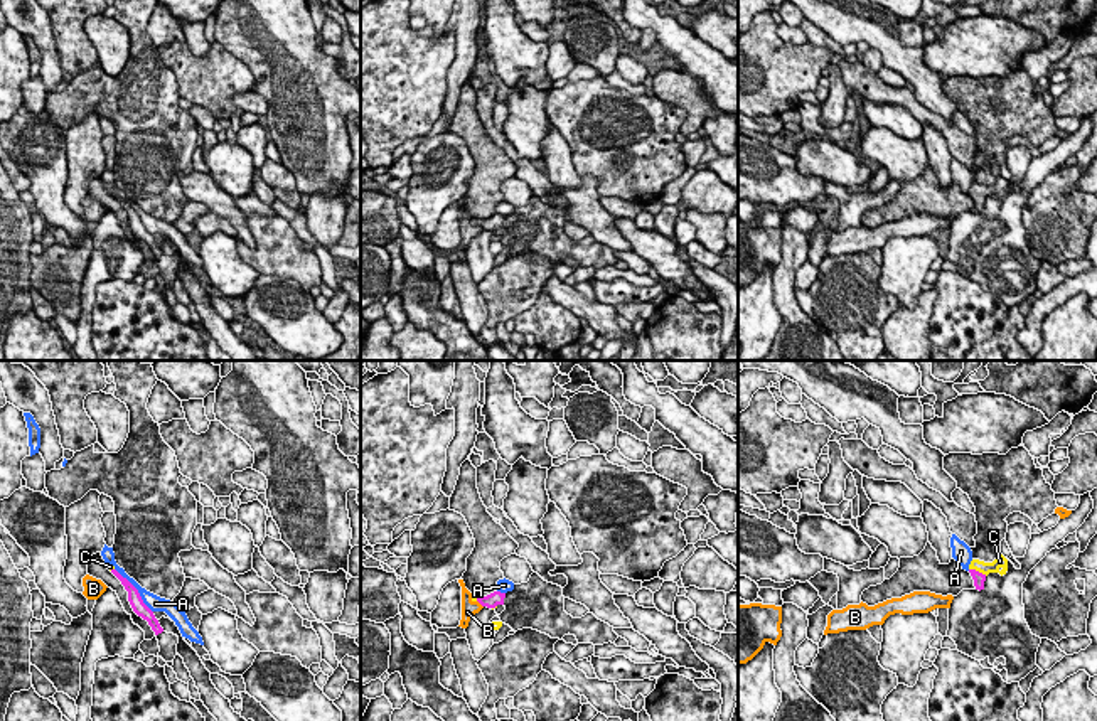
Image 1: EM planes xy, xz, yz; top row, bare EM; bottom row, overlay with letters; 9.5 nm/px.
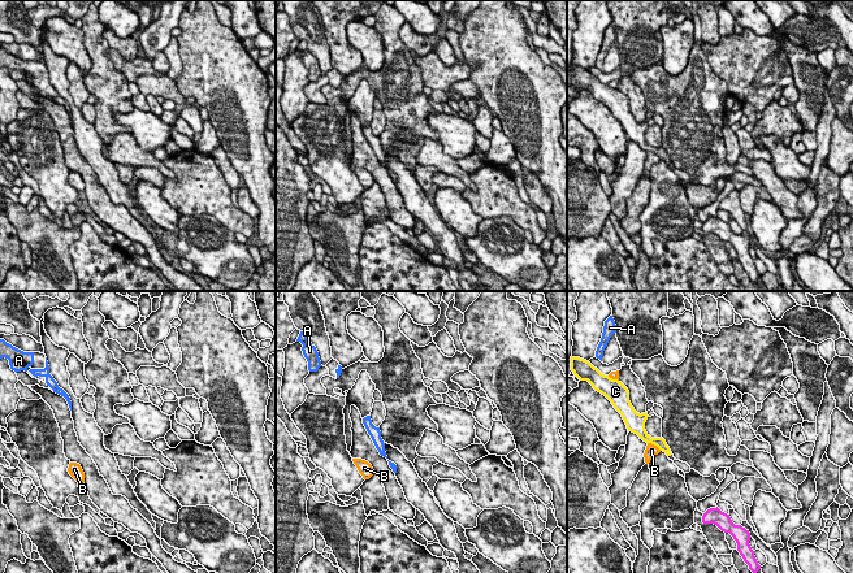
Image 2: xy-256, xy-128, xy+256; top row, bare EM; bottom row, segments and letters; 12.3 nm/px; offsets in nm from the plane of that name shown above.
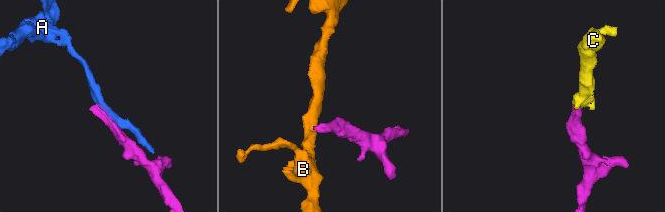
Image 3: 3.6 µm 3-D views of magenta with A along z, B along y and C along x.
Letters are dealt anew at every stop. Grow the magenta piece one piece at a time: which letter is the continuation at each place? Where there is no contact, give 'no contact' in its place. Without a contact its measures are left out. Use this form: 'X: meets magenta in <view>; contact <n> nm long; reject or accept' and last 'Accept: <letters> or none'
A: meets magenta in xy; contact 550 nm long; reject
B: meets magenta in xz; contact 100 nm long; reject
C: meets magenta in yz; contact 190 nm long; accept
Accept: C

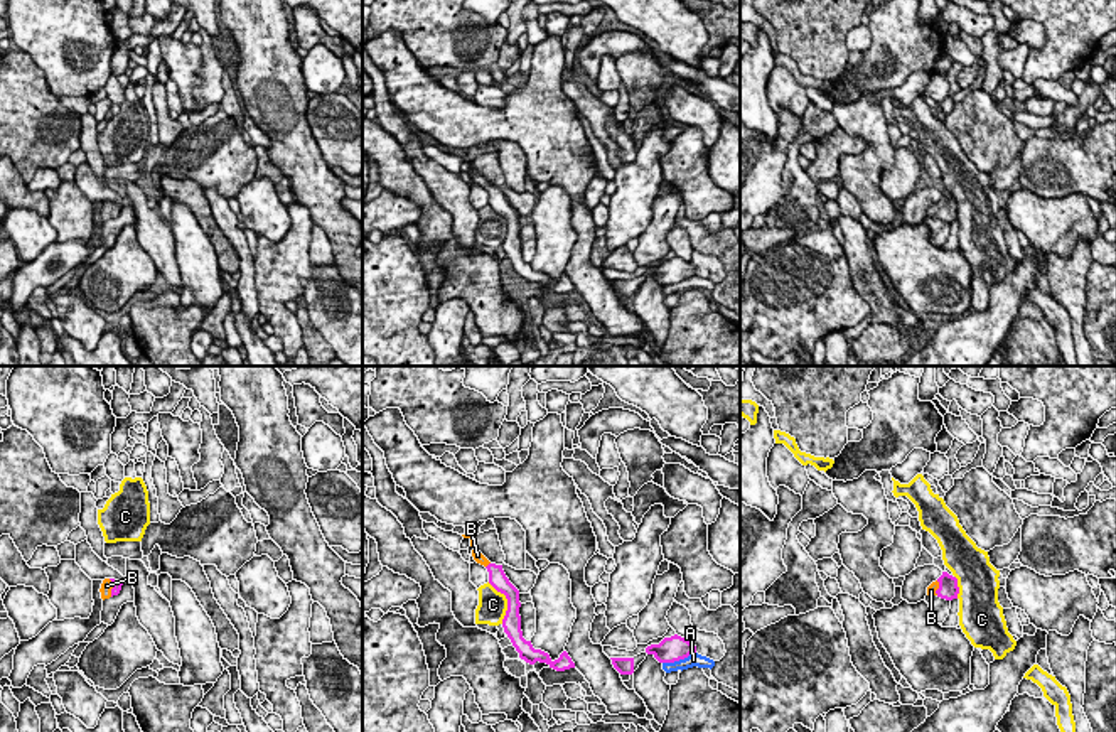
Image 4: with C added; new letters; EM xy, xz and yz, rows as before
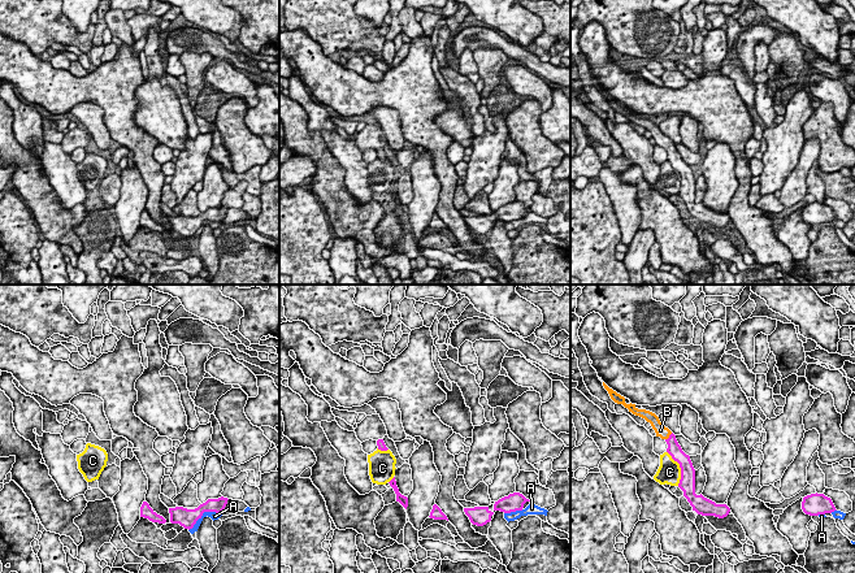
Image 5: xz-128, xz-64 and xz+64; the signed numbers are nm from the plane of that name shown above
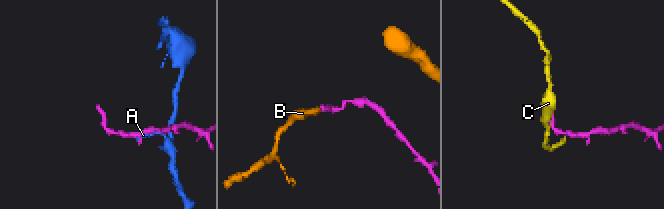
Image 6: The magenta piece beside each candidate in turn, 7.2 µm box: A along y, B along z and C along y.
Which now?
A: meets magenta in xz; contact 360 nm long; reject
B: meets magenta in xy; contact 180 nm long; accept
C: meets magenta in xz; contact 420 nm long; reject
Accept: B

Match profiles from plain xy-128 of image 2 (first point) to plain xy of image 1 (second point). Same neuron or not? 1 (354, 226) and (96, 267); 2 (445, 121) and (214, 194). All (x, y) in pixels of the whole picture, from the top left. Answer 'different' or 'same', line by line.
1: different
2: different

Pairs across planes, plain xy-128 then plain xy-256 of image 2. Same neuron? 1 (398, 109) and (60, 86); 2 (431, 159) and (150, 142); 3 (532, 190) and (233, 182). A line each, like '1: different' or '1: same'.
1: different
2: different
3: different

